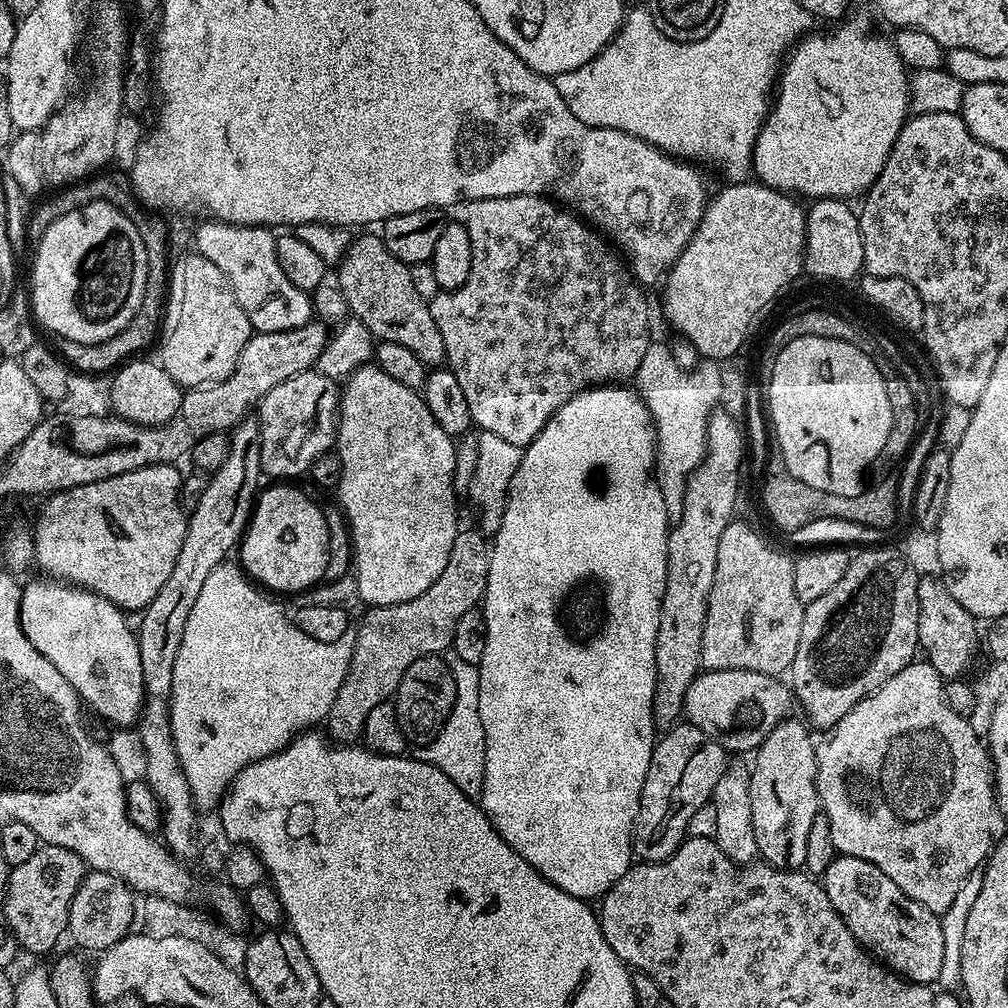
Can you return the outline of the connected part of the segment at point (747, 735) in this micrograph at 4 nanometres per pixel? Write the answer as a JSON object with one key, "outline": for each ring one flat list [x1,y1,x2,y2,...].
{"outline":[[707,670,690,682,690,688,684,695,684,716,687,723,693,724,702,734,717,740,729,753,748,752,759,748,760,744,789,715,794,708,794,693,780,676,762,674,758,670]]}

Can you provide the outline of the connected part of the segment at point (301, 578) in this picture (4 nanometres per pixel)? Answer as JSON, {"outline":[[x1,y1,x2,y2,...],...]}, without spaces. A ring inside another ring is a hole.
{"outline":[[268,488,262,492,251,509,248,527,238,548,243,571,257,585,276,592,297,594,319,585,324,580,328,561,324,508,296,488]]}

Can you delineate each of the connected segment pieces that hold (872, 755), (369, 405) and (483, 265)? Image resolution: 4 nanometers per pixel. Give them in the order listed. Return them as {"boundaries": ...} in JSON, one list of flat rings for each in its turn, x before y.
{"boundaries":[[[913,662,907,664,902,670,898,670,898,674,894,674,894,678,890,678,885,682,877,692,871,692,868,696,863,696,859,702,847,712,832,729,830,729,829,740,819,741,816,749,816,792,820,796,820,806,822,815,830,822,830,838,834,838,834,846,837,853,841,856,853,856,854,858,862,858,866,862,870,862,874,866,878,866,878,870,882,870,882,874,886,874,894,882,894,886,898,886,898,890,906,893,914,902,918,902,922,906,926,906,926,910,942,914,946,910,950,910,950,902,954,902,954,897,958,895,958,886,962,886,962,882,966,882,966,878,971,872,977,871,987,861,988,853,994,847,994,835,992,831,1002,823,1002,817,996,807,996,790,994,787,994,773,992,770,992,762,988,755,988,749,985,741,976,737,976,732,971,728,969,721,965,717,954,714,954,710,950,710,950,702,946,702,946,694,944,693,944,685,946,681,944,677,938,674,938,670,934,670,934,666,930,666,926,662]],[[372,362,361,365,347,378,340,393,340,410,336,421,334,441,334,451,340,455,342,462,342,478,338,485,338,493,340,492,338,504,348,521,354,553,354,575,357,580,358,594,365,605,381,608,382,606,410,602,414,598,418,598,418,594,430,590,430,586,434,586,434,582,438,582,438,574,442,574,446,562,450,562,450,550,454,550,454,538,462,528,460,512,456,509,456,497,458,497,455,486,456,449,457,445,454,443,453,437,448,436,446,430,442,430,442,426,438,426,438,422,434,422,434,414,430,414,423,395,417,389,402,386,402,382,390,378,390,374,386,374,386,370,376,367]],[[534,195,478,199,469,201,465,210,464,223,471,242,470,275,462,286,452,291,440,291,429,301,428,309,442,333,447,352,445,361,461,385,473,423,483,432,496,434,506,442,525,448,570,398,588,388,616,384,635,377,640,361,652,341,650,308,641,292,643,289,633,280,619,253,587,223,551,199]]]}

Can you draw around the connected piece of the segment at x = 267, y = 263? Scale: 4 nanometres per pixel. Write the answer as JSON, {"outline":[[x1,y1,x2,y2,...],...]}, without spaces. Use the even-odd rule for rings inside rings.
{"outline":[[211,218,205,221,196,228,195,251,226,274,226,282,230,282,238,306,246,310,246,318,250,318,256,332,294,330,313,319,311,295,291,284,282,266,278,266,273,229,258,224,224,224]]}

